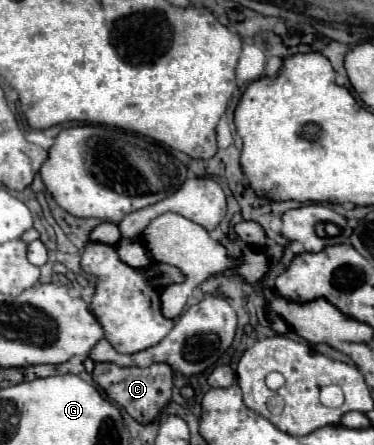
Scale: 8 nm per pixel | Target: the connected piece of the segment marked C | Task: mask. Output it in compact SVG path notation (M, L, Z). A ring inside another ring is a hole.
M97 362L93 370L93 380L113 398L117 404L121 404L131 418L135 418L139 424L151 424L159 416L159 412L171 402L171 390L173 390L173 368L165 362L151 364L147 368L137 366L117 366L111 362Z

